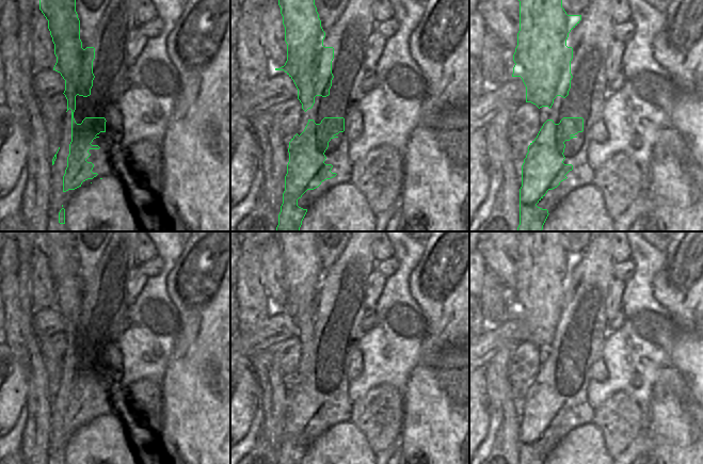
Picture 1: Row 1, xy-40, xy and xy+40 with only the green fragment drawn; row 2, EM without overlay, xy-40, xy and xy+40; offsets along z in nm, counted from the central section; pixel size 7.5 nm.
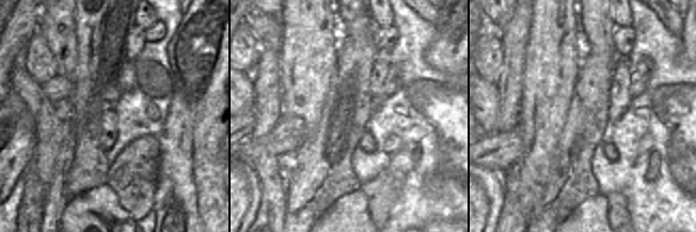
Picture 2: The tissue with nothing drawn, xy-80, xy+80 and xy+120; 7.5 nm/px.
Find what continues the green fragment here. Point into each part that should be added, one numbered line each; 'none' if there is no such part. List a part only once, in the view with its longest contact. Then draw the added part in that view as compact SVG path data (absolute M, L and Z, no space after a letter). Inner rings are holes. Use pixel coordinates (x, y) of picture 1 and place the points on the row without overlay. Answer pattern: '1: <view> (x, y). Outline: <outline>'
none

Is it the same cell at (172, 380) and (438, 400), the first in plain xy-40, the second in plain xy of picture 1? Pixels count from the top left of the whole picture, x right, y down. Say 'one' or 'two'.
one

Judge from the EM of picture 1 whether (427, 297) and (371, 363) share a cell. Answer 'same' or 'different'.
different

